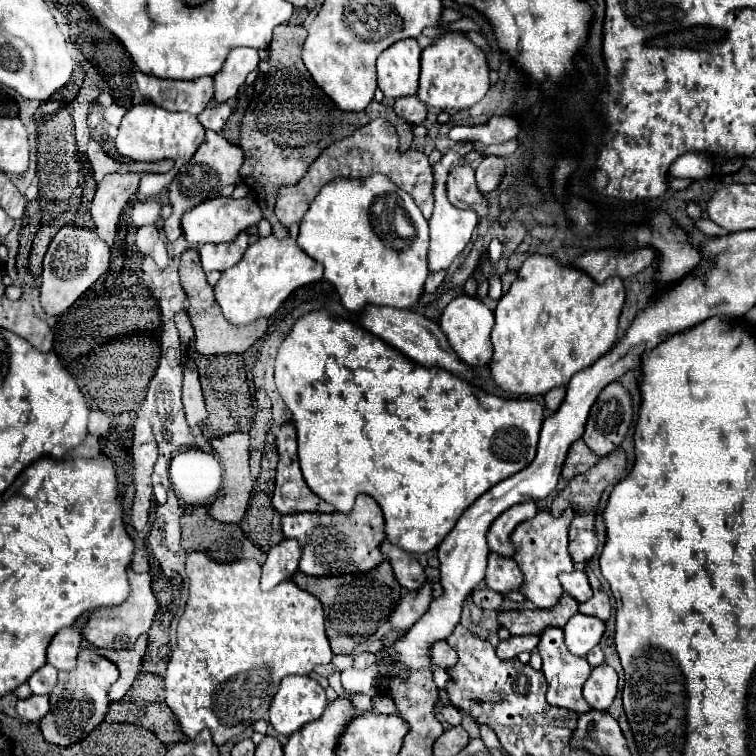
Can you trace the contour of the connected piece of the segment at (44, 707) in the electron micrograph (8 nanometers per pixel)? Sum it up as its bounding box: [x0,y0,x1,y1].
[16,696,50,722]

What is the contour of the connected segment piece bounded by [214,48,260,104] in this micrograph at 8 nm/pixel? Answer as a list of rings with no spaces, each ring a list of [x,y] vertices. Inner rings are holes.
[[[234,48],[228,54],[222,70],[214,74],[214,102],[222,104],[234,98],[246,76],[256,70],[258,62],[260,58],[254,48]]]

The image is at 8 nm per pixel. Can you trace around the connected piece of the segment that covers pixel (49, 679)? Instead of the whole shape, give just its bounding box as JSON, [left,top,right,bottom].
[28,664,58,694]

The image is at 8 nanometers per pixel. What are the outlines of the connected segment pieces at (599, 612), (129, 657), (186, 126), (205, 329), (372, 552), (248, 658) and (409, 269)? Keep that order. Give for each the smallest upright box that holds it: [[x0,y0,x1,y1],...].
[[580,570,612,622],[96,634,148,702],[116,104,204,182],[180,248,268,356],[282,494,386,576],[164,552,332,746],[296,174,428,312]]

